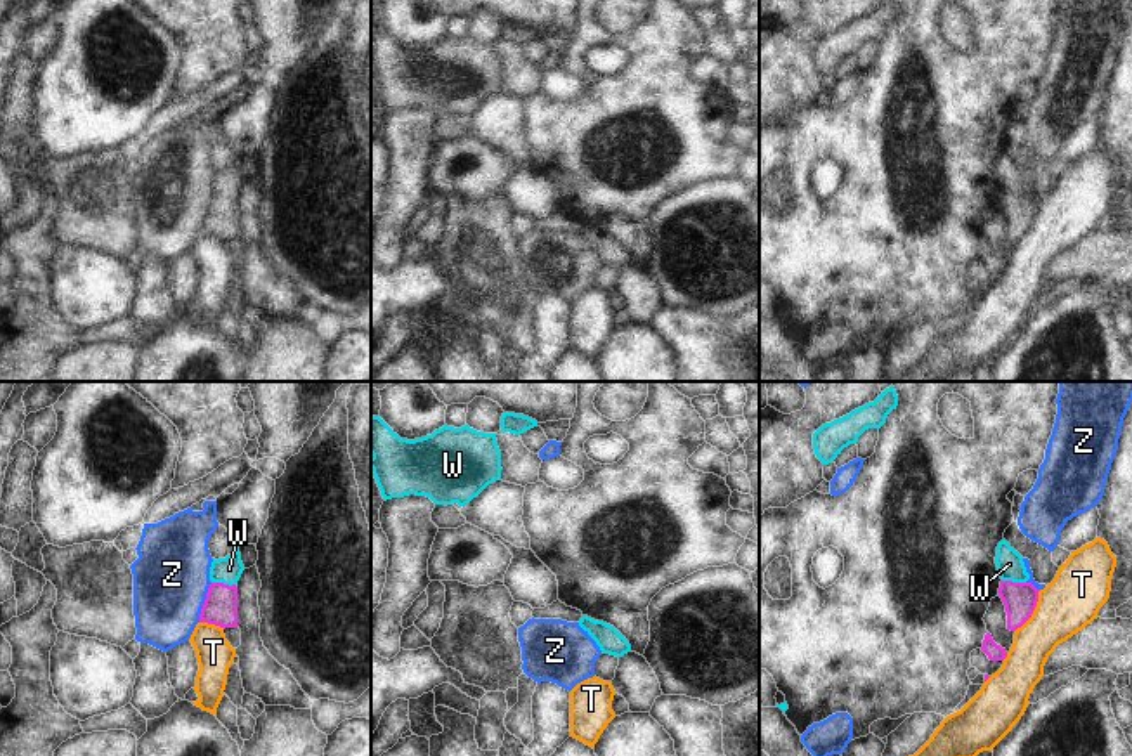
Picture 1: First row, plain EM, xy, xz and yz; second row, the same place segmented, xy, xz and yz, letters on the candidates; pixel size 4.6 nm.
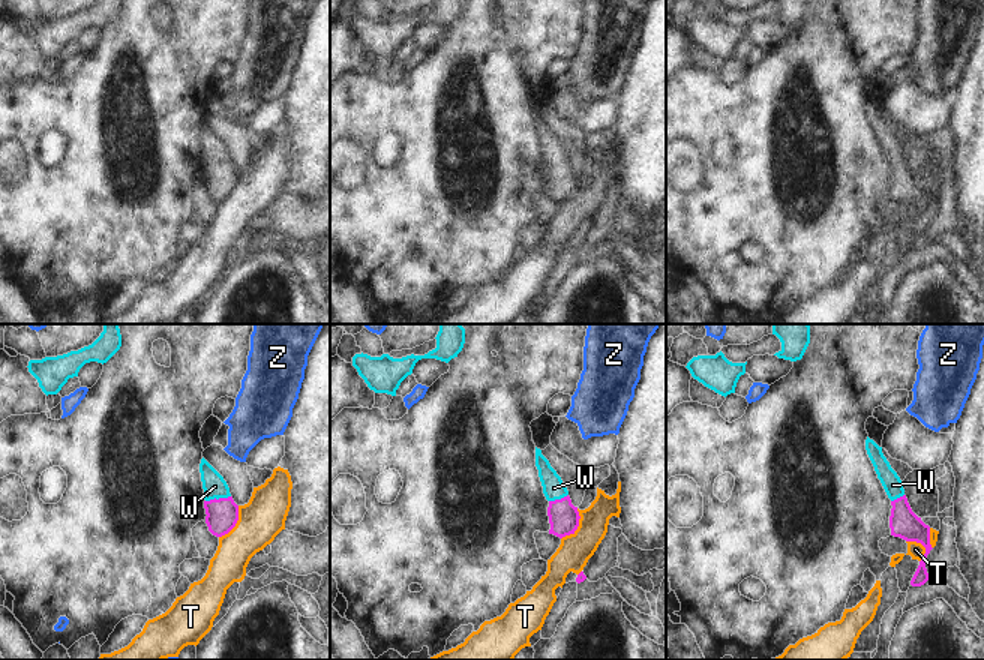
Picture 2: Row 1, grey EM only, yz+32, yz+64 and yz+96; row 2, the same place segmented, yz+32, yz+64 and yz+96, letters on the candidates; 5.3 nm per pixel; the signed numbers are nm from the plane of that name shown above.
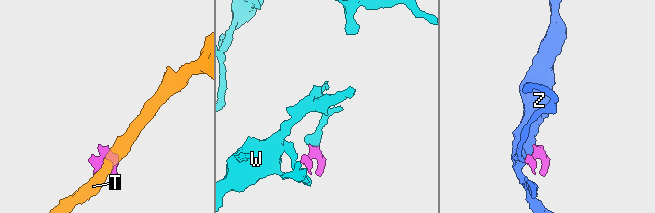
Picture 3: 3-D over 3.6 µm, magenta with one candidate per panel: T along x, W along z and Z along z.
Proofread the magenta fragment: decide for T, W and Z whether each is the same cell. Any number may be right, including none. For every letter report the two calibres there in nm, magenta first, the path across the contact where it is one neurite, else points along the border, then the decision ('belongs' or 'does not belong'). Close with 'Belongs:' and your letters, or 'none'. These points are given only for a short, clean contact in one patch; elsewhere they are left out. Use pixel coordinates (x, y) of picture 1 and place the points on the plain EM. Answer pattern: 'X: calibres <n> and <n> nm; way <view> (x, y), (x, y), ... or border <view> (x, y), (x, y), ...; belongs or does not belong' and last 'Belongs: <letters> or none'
T: calibres 160 and 260 nm; does not belong
W: calibres 160 and 120 nm; way xy (221, 219), (222, 195), (229, 181); belongs
Z: calibres 160 and 360 nm; border xy (212, 195), (198, 233); does not belong
Belongs: W

